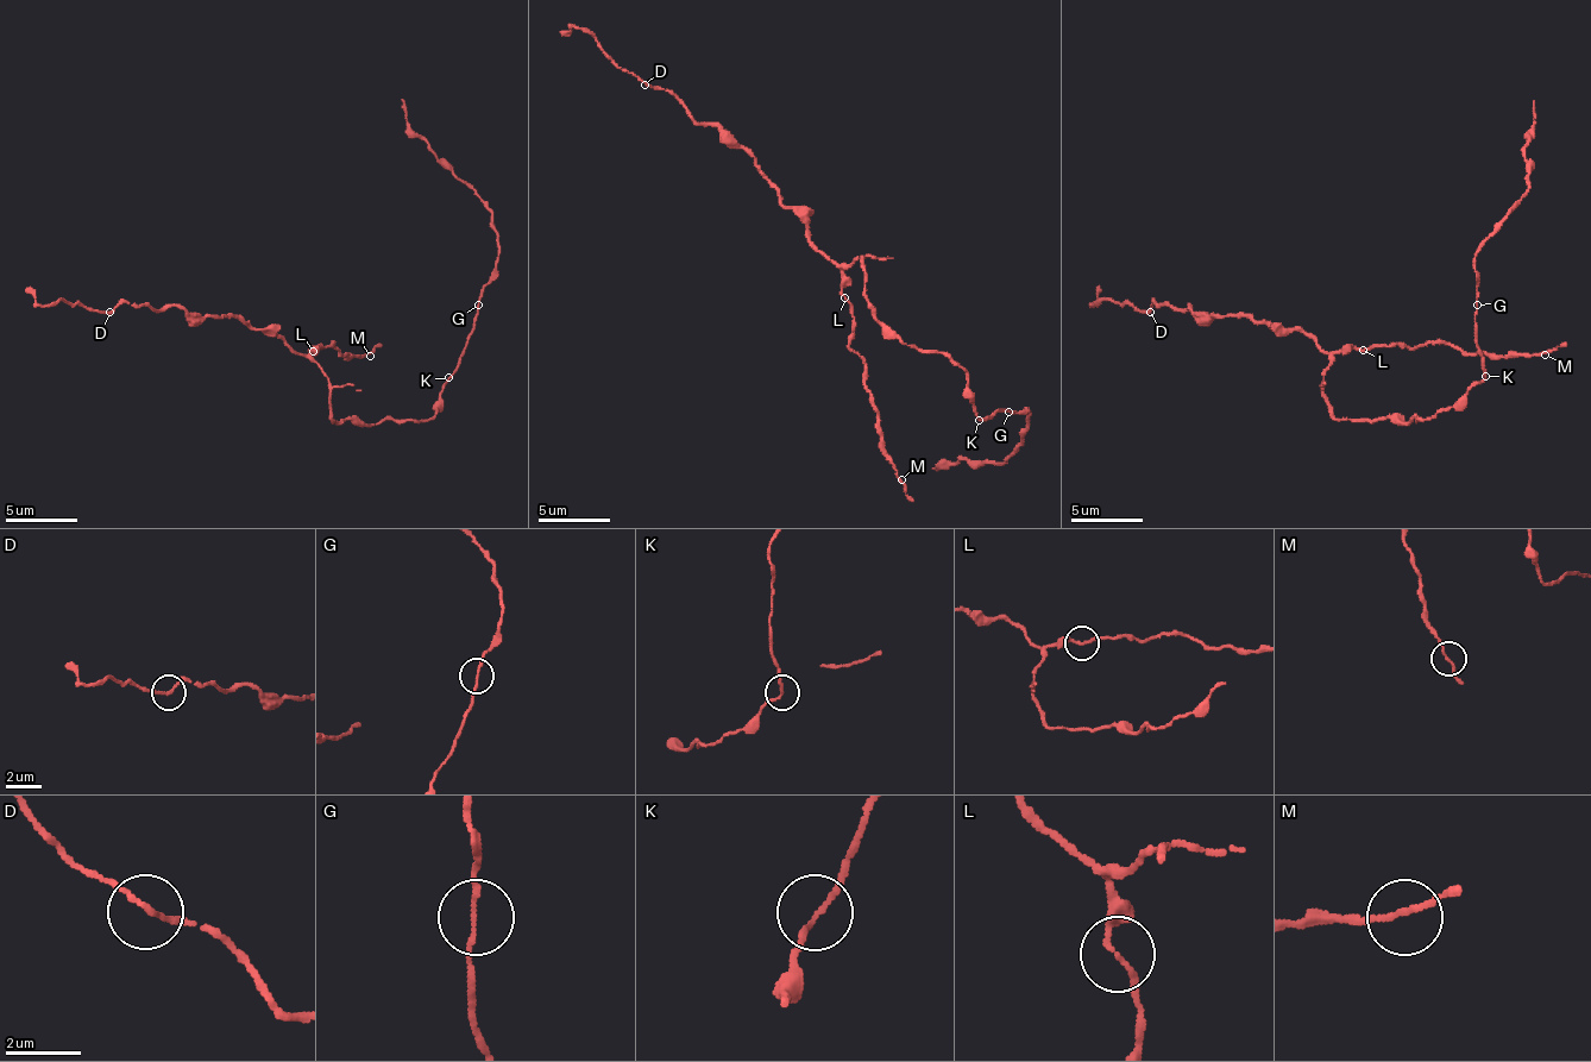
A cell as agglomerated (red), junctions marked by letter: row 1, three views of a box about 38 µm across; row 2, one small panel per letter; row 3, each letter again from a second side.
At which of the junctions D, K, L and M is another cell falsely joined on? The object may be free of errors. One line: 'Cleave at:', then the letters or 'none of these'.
Cleave at: none of these

